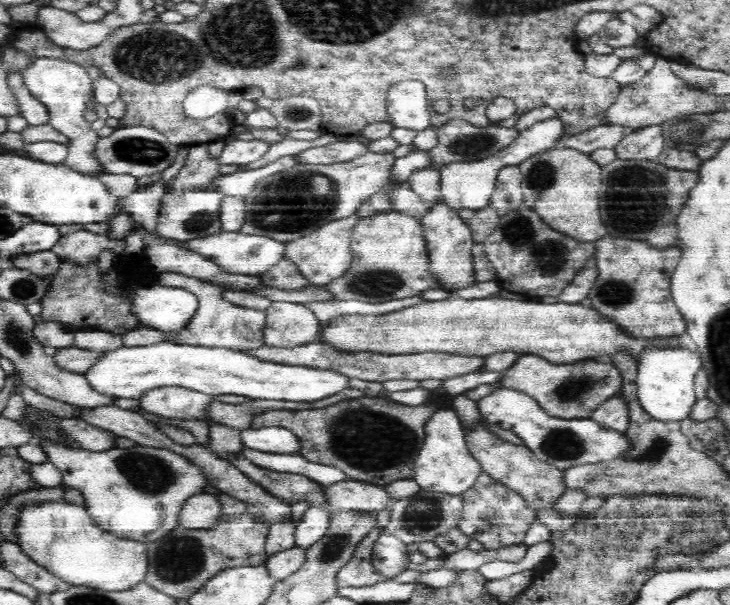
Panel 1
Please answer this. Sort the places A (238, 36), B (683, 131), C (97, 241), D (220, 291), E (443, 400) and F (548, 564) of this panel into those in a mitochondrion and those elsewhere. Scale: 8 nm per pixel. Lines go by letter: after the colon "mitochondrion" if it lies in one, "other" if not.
A: mitochondrion
B: mitochondrion
C: other
D: other
E: other
F: other

